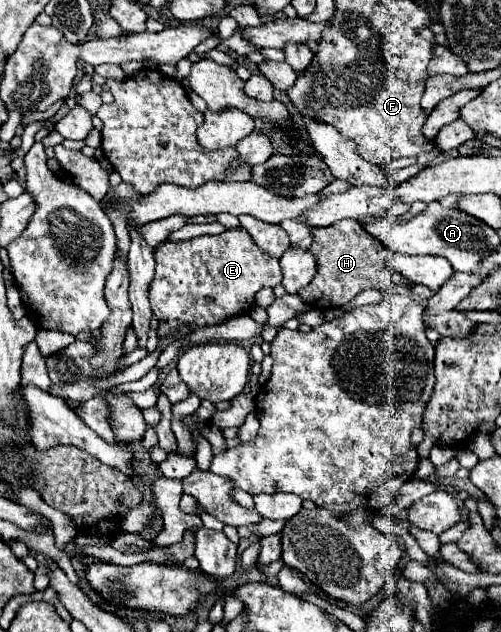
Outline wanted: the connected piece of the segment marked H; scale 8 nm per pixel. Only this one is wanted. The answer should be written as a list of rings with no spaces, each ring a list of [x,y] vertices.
[[[344,219],[330,227],[312,229],[312,239],[310,251],[316,257],[316,275],[298,295],[316,309],[342,307],[366,289],[386,289],[390,283],[400,281],[400,275],[388,265],[392,255],[388,247],[384,247],[380,239],[368,235],[358,221]]]

